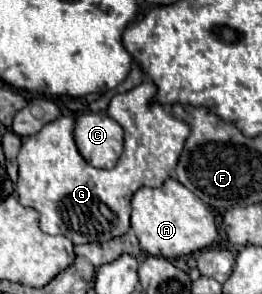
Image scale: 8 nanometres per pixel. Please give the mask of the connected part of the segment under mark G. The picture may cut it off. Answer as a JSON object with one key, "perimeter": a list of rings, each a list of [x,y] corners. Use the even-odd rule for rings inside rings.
{"perimeter":[[[143,81],[135,89],[115,95],[109,103],[109,117],[115,119],[125,129],[125,147],[119,163],[113,169],[97,169],[89,165],[77,151],[73,141],[73,117],[57,117],[47,123],[39,133],[23,139],[23,147],[19,151],[19,181],[17,181],[17,197],[25,207],[33,207],[39,213],[41,231],[49,235],[65,235],[73,245],[85,245],[93,241],[109,241],[113,237],[125,235],[129,231],[129,215],[131,215],[131,195],[139,187],[161,187],[175,173],[177,159],[181,155],[183,143],[189,135],[189,125],[167,115],[161,105],[151,105],[151,95],[155,95],[155,87],[151,81]]]}

